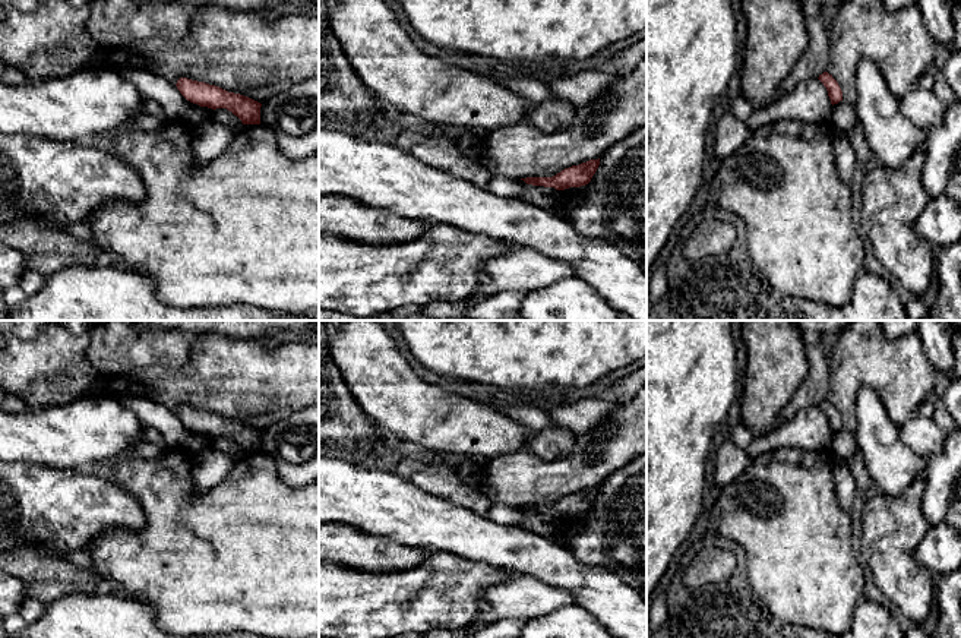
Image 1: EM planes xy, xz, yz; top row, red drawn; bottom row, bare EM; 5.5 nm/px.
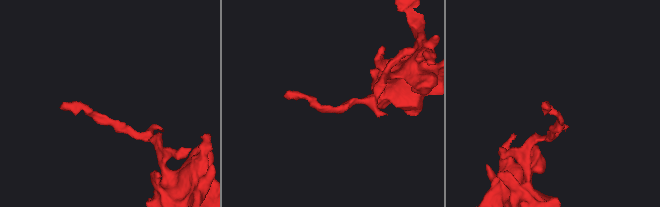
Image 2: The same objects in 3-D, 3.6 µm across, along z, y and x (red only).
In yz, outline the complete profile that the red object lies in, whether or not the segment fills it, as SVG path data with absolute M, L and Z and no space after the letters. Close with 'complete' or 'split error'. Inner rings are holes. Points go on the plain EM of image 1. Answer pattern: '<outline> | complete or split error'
M824 399L822 402L819 402L818 407L826 416L828 424L829 424L832 433L843 429L843 419L840 416L838 410L832 405L832 402L829 402L828 399Z | complete

